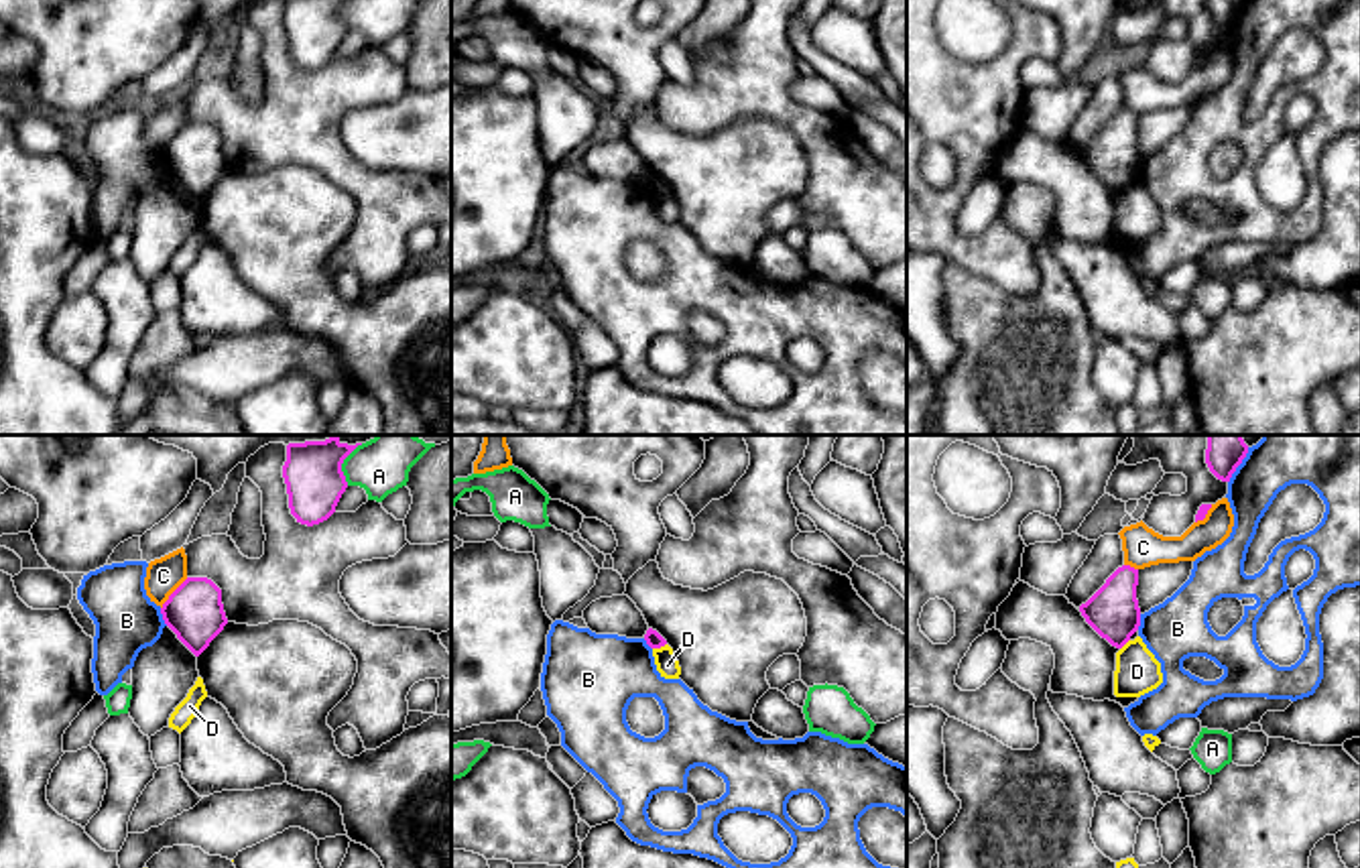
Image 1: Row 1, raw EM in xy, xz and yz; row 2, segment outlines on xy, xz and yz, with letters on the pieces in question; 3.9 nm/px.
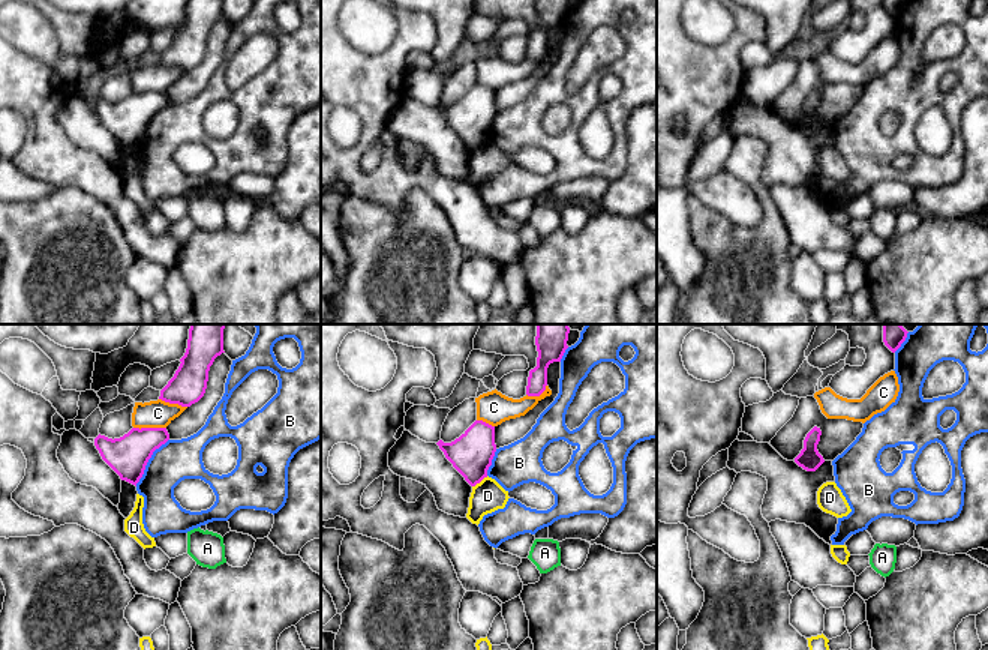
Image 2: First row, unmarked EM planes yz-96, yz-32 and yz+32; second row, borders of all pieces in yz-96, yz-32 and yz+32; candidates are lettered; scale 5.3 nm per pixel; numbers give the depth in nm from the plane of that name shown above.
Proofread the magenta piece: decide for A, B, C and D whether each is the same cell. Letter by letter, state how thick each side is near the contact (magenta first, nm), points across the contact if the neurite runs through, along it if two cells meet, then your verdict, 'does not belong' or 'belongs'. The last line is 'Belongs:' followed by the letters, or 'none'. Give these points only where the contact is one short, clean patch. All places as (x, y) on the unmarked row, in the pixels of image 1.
A: 220/160 nm | does not belong
B: 100/190 nm | does not belong
C: 220/140 nm | does not belong
D: 70/90 nm | along xz (665, 188), (653, 194) | does not belong
Belongs: none

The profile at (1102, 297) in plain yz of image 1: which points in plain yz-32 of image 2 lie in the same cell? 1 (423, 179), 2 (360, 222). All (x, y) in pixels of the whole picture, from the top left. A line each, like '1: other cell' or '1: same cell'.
1: same cell
2: other cell

